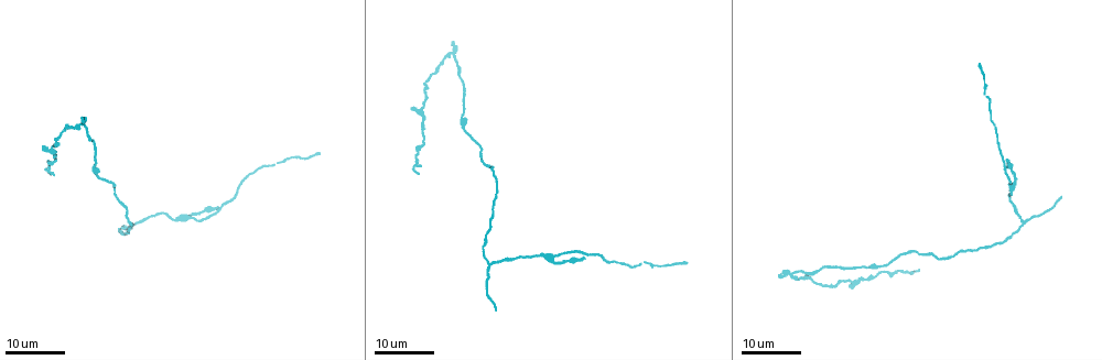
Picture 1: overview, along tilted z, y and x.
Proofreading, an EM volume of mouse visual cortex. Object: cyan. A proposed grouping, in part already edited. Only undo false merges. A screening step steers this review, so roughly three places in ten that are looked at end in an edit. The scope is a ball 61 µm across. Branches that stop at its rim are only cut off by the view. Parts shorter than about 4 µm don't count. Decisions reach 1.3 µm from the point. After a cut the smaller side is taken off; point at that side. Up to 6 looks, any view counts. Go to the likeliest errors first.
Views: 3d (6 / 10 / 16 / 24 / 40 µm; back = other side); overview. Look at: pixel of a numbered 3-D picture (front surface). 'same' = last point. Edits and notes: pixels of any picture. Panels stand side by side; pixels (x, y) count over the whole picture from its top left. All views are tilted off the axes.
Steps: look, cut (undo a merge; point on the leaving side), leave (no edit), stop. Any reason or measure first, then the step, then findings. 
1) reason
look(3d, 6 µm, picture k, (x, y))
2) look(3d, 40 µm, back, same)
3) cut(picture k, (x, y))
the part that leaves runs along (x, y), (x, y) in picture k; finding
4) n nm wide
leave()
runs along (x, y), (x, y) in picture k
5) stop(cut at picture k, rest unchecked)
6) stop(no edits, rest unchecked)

branch point
look(3d, 16 µm, picture 1, (1022, 223))

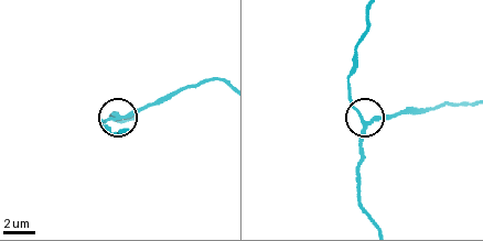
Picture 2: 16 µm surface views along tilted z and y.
closer look
look(3d, 6 µm, picture 2, (368, 123))

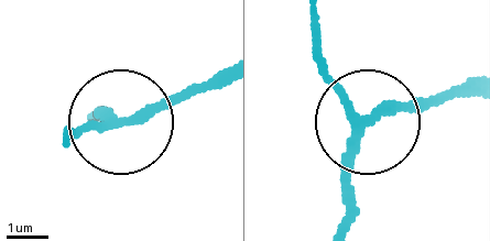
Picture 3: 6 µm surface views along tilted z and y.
leave()
runs along (316, 18), (319, 55), (363, 128), (351, 219) in picture 3; one neuron here

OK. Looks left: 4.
sudden change in width
look(3d, 24 µm, picture 1, (189, 219))

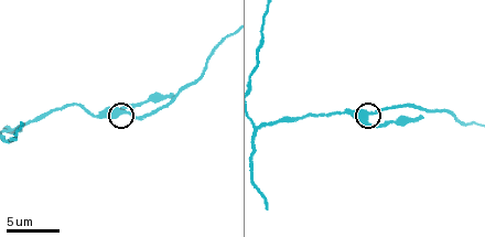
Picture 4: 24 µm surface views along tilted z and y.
look(3d, 10 µm, picture 4, (366, 112))

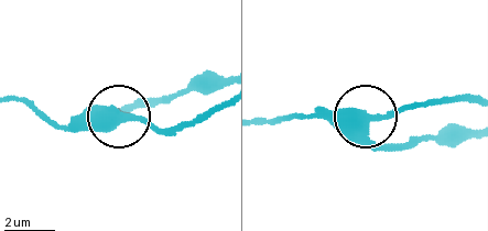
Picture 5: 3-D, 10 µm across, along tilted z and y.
cut(picture 5, (144, 101))
the part that leaves runs along (357, 140), (468, 134) in picture 5; two neurons meet here

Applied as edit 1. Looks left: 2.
stop(cut at picture 5, rest unchecked)

